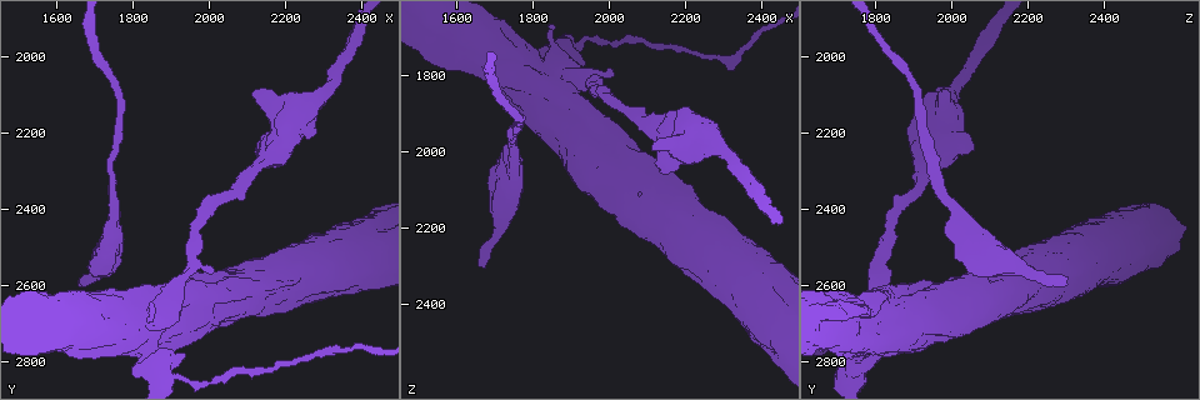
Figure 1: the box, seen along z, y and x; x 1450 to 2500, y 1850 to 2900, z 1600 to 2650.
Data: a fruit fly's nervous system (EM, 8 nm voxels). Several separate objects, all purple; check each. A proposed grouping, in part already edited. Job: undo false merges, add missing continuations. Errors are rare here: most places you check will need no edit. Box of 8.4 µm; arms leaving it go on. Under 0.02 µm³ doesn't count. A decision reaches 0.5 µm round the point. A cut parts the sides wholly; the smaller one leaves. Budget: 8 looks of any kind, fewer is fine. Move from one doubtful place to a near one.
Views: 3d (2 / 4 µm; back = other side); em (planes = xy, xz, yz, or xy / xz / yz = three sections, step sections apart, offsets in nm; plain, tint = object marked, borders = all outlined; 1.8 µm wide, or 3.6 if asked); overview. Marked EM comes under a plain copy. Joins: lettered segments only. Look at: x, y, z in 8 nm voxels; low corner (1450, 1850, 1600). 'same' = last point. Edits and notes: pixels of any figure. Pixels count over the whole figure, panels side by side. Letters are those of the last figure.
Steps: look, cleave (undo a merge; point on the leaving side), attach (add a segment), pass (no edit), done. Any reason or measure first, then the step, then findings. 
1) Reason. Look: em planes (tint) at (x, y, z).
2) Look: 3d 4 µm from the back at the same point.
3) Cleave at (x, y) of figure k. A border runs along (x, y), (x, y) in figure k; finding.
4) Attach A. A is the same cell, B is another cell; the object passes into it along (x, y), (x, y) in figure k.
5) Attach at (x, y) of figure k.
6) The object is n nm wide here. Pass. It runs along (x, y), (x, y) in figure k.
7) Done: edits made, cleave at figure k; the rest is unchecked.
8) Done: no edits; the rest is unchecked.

Sudden change in width. Look: em yz step 4 (tint) at (2120, 2280, 1935).

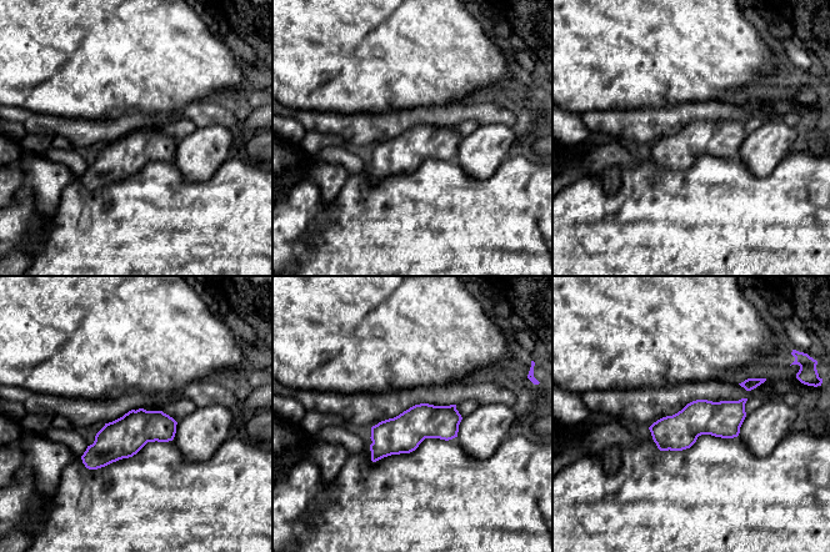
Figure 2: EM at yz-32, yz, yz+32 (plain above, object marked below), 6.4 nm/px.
Cut it another way. Look: em planes (borders) at the same point.

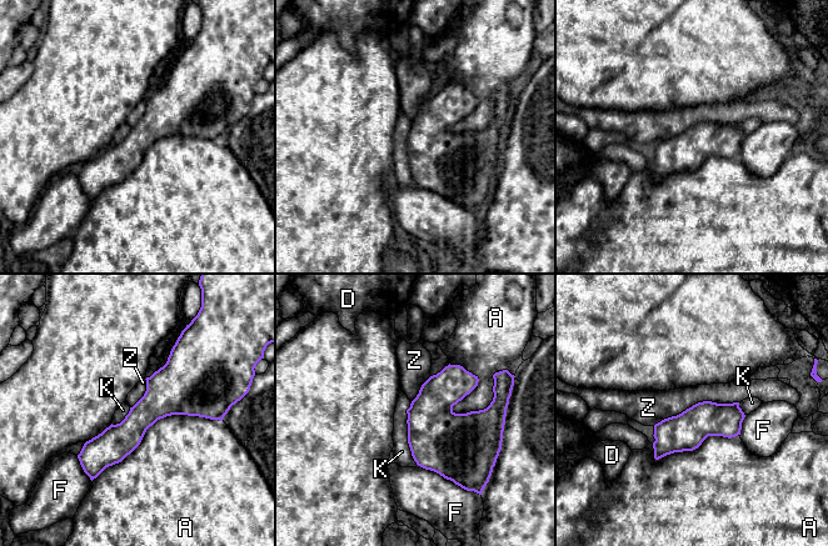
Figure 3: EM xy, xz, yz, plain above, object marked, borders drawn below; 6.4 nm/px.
The longest contact is with A, 900 nm. Pass. A, D, F, K and Z are other cells; it runs along (210, 407), (154, 405), (83, 461) in figure 3; continuous, no second neuron.

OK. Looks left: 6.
An open end. Look: em xy step 8 (tint) at (1655, 2595, 2300).

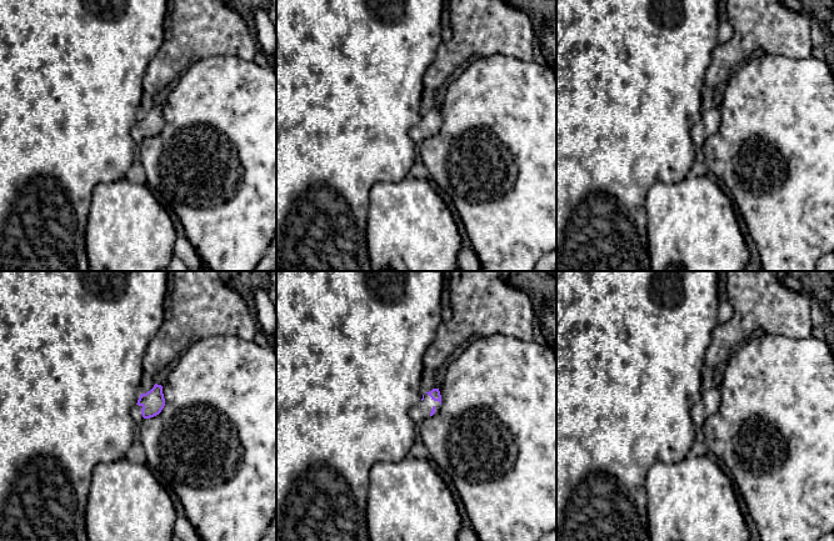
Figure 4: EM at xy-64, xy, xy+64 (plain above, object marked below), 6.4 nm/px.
Another direction. Look: em planes (borders) at the same point.

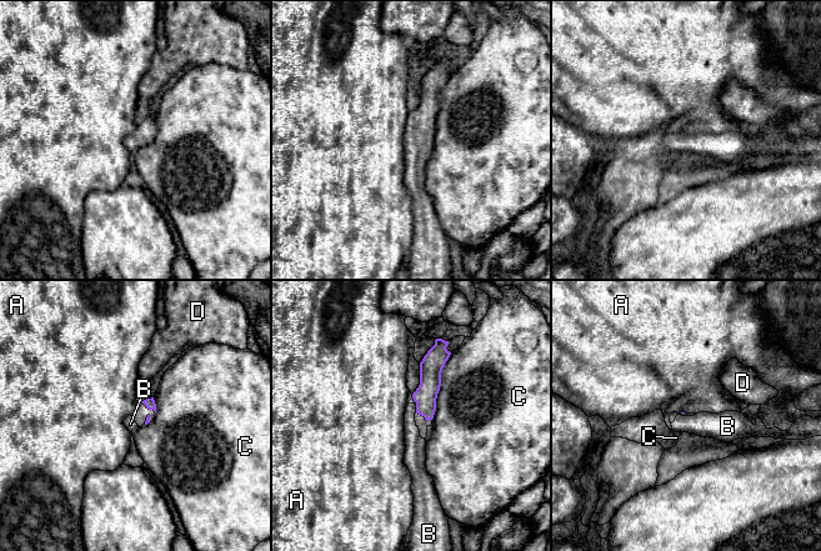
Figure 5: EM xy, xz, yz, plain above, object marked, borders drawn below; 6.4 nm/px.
Attach B. B is the same cell, A, C and D are other cells; the neuron continues.

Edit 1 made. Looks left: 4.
Look: overview.

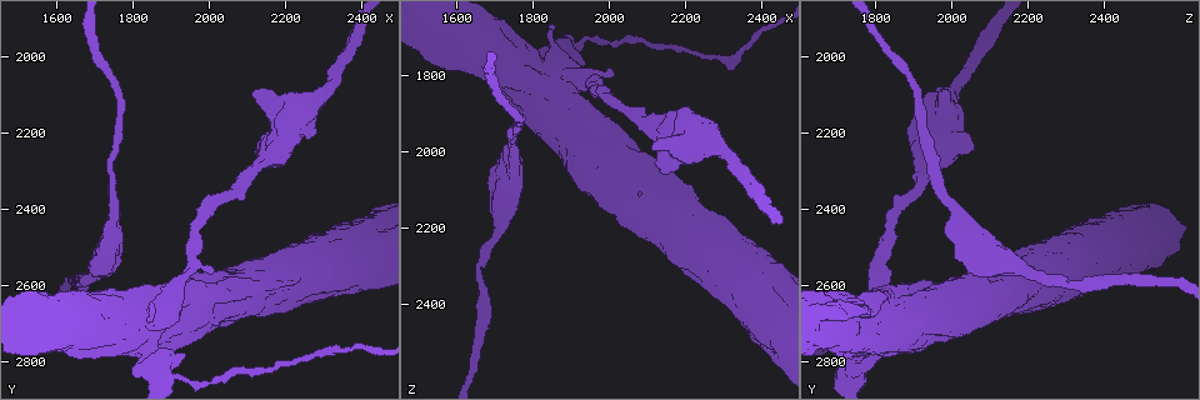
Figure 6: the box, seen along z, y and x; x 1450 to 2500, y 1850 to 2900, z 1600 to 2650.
Sharp bend. Look: 3d 4 µm at (1880, 2655, 1820).

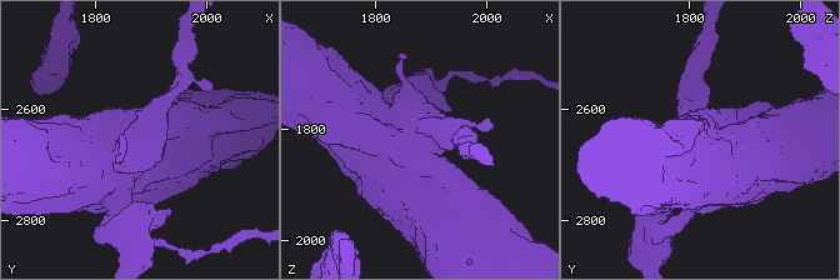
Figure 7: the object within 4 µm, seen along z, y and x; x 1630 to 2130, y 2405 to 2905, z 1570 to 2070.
Look: em 3.6 µm yz step 8 (tint) at (1885, 2650, 1825).

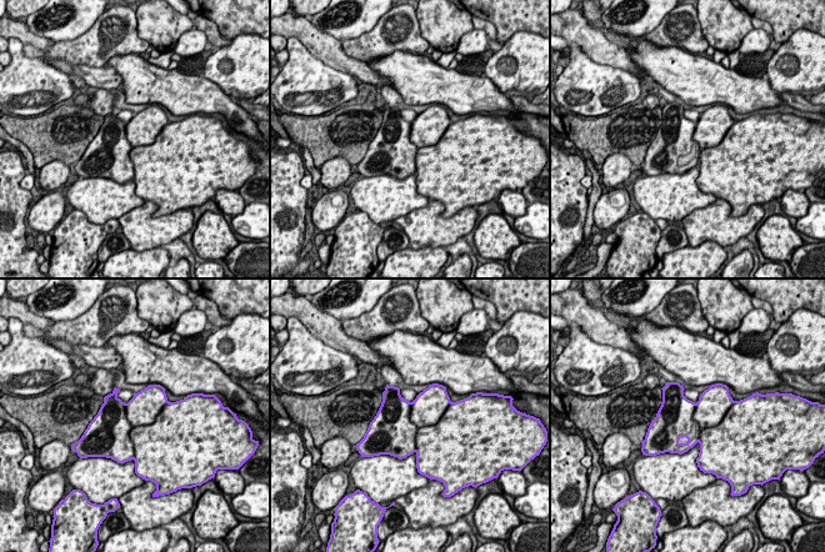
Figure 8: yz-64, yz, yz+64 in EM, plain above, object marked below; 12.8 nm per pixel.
Another direction. Look: em 3.6 µm planes (borders) at the same point.

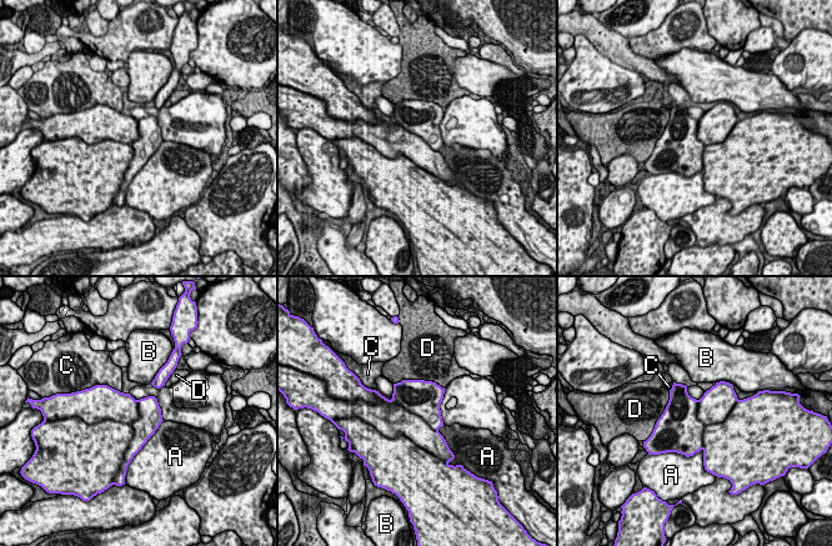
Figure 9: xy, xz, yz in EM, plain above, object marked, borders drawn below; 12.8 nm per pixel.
The longest contact is with D, 650 nm. Cleave at (149, 420) of figure 9. A, B, C and D are other cells; a border runs along (138, 400), (123, 456) in figure 9; a second neuron is stuck on.

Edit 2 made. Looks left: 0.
Done: edits made, attach at figure 5, cleave at figure 9; the rest is unchecked.

